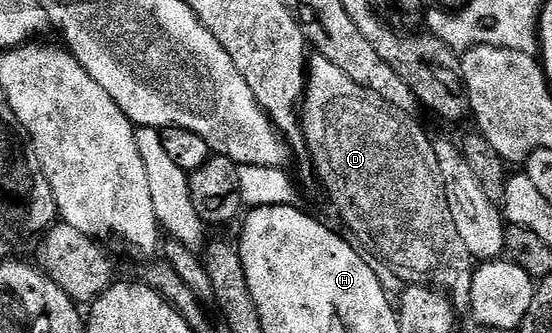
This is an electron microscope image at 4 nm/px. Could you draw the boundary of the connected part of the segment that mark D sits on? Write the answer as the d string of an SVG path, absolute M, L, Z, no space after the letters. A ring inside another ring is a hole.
M310 54L307 88L301 102L303 141L328 199L347 224L346 232L372 262L393 271L404 286L425 285L446 291L456 310L467 311L471 308L471 284L477 265L453 223L432 138L427 138L426 131L411 120L408 114L385 103L381 95L373 95L373 91L361 87L361 83L353 83L353 79L349 79L341 67L333 67L325 55Z

